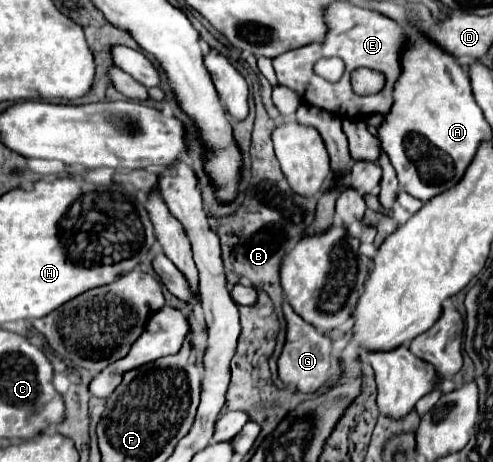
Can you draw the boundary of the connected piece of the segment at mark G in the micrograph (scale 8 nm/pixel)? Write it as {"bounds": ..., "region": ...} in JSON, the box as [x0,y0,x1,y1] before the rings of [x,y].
{"bounds":[277,302,333,394],"region":[[[283,302],[283,312],[285,312],[285,318],[287,318],[287,342],[285,342],[285,348],[279,356],[279,364],[277,364],[279,366],[279,378],[285,384],[295,384],[299,392],[313,394],[327,380],[327,374],[329,374],[329,368],[331,368],[333,342],[327,336],[319,334],[299,314],[295,314],[293,308],[287,302]]]}

